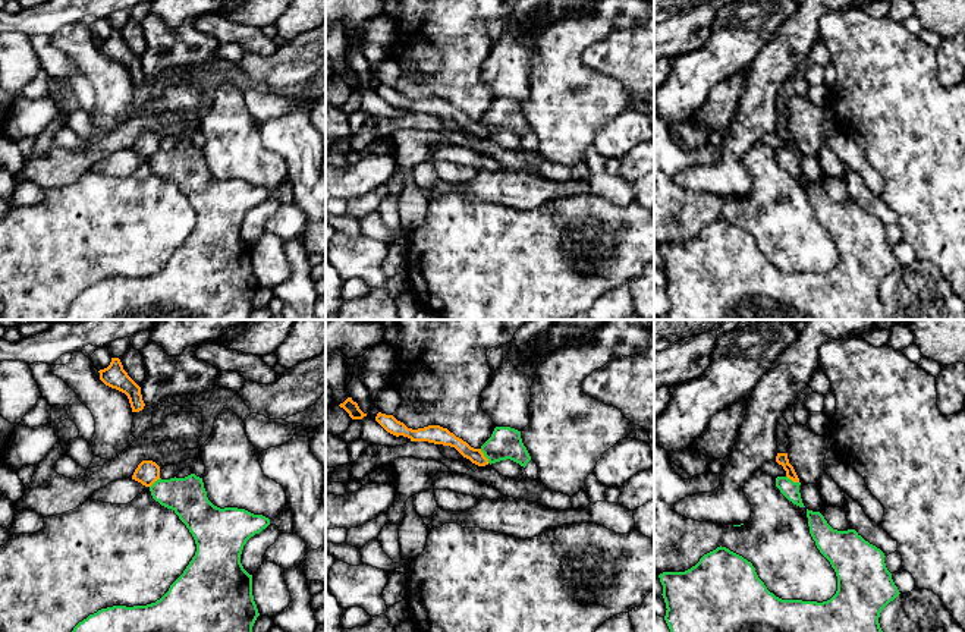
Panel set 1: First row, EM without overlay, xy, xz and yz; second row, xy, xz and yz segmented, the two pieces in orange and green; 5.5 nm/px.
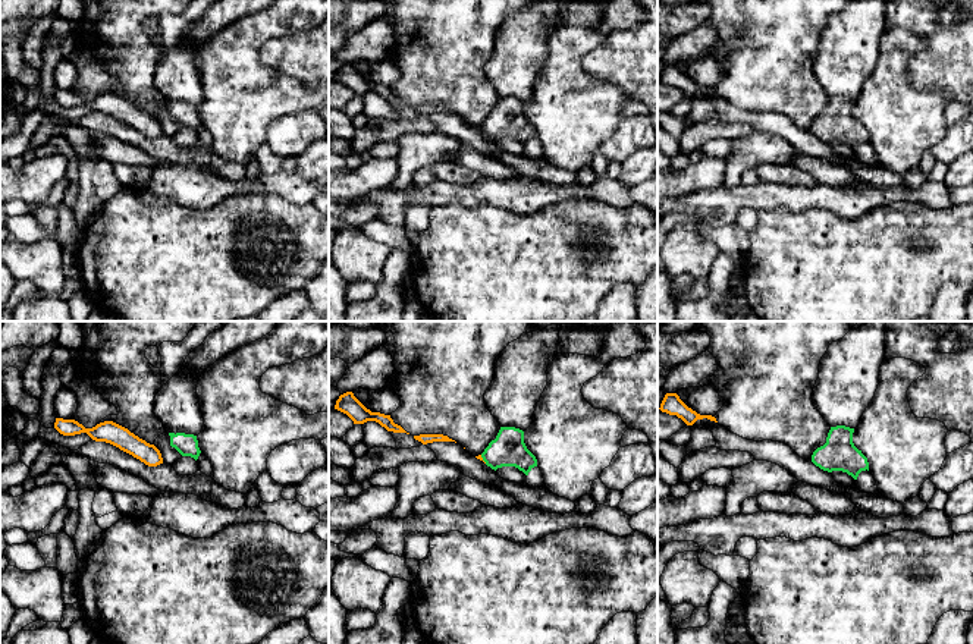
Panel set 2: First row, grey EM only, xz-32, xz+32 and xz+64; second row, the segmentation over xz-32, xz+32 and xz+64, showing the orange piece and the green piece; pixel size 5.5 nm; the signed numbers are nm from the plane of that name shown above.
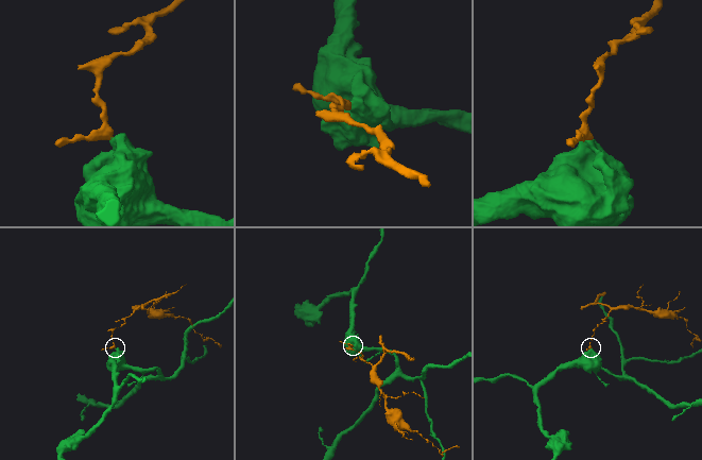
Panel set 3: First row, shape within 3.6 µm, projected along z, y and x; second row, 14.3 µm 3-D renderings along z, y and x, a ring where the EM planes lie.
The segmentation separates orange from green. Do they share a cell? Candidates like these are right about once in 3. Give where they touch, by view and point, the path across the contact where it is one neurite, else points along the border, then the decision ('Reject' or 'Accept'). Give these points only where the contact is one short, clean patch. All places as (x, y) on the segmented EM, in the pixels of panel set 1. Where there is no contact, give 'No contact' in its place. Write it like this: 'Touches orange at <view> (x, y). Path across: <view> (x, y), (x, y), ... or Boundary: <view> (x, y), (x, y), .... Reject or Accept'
Touches orange at xz (484, 456). Boundary: xz (480, 449), (489, 462). Reject

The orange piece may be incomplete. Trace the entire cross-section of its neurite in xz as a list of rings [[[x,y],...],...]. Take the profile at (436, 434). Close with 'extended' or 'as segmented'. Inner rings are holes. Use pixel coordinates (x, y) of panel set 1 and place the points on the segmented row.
[[[378,412],[375,421],[390,434],[399,437],[408,437],[411,441],[428,441],[434,444],[443,444],[455,447],[463,458],[469,459],[478,466],[488,465],[488,459],[484,456],[481,449],[471,447],[466,441],[456,437],[447,428],[440,425],[428,425],[424,428],[412,430],[403,422],[397,421],[393,415]]] | as segmented

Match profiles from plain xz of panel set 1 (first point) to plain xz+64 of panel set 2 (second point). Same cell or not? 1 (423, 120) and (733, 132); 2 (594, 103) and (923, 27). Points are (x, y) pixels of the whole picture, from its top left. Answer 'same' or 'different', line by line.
1: same
2: different

